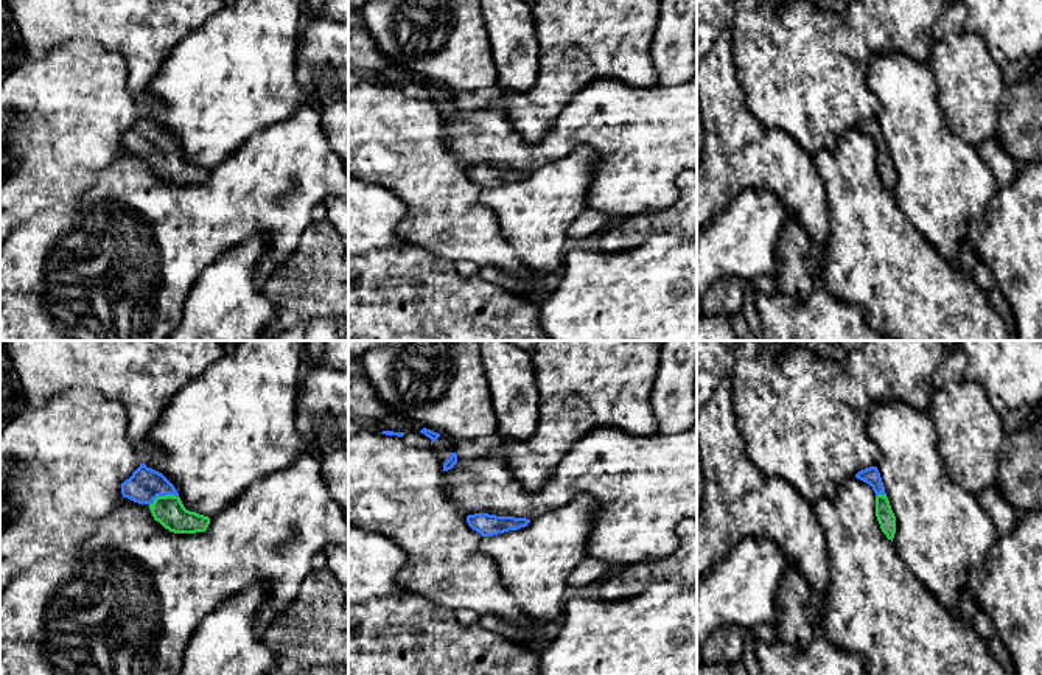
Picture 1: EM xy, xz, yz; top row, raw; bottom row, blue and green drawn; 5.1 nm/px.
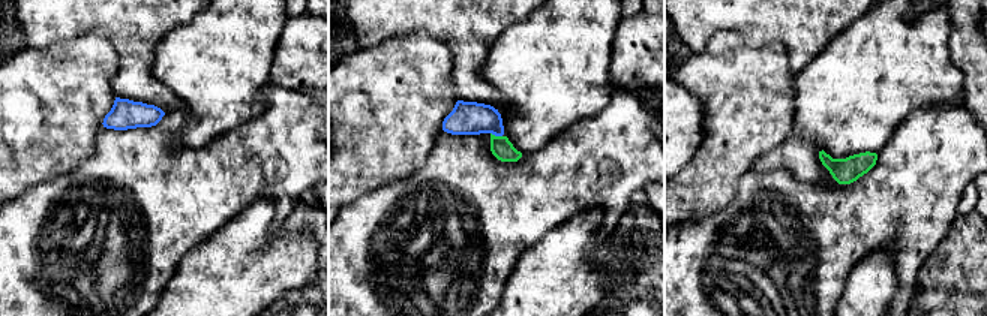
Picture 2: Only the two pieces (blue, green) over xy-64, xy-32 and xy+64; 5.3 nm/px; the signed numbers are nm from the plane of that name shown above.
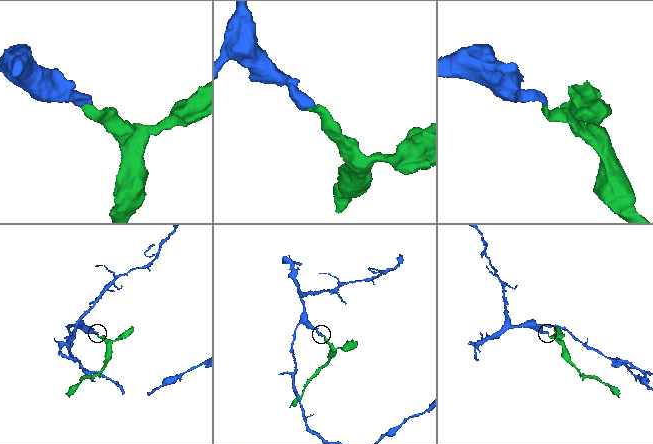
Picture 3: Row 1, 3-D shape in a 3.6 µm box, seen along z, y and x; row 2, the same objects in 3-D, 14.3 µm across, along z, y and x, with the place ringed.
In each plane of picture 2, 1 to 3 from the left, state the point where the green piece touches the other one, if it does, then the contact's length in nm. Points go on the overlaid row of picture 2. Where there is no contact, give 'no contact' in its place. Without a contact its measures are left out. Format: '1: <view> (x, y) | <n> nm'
1: no contact
2: xy-32 (497, 135) | 70 nm
3: no contact

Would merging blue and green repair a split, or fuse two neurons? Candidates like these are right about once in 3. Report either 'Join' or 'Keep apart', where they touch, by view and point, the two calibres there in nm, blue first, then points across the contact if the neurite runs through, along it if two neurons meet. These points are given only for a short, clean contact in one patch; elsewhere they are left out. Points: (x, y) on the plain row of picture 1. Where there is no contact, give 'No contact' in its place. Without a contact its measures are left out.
Join. Touches blue at xy (164, 146). Thickness 170 nm (blue) against 160 nm. Path across: xy (145, 136), (164, 146), (168, 162)

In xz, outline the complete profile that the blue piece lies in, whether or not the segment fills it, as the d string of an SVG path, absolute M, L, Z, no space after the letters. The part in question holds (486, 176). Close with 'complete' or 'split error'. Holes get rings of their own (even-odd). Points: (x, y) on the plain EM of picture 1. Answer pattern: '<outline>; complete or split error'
M474 165L467 168L468 177L482 188L493 188L509 182L526 179L530 171L515 168L496 168L488 165Z; complete

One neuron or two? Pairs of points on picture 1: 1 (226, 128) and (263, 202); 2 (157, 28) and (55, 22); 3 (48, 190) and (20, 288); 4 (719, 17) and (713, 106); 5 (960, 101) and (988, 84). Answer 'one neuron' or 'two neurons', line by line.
1: two neurons
2: one neuron
3: two neurons
4: two neurons
5: one neuron

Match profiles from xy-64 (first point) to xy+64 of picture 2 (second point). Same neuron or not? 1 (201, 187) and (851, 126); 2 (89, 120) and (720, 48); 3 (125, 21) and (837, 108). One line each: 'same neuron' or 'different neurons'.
1: different neurons
2: same neuron
3: different neurons

